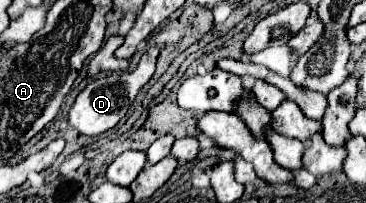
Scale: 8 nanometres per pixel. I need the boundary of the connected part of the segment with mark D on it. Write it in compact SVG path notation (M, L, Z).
M151 47L149 51L143 53L139 65L135 67L135 71L121 71L121 73L111 73L105 77L97 77L93 79L75 99L71 111L69 111L69 127L77 129L81 135L101 135L107 129L113 129L129 111L135 95L139 93L139 89L151 79L153 71L155 71L155 61L159 55L159 47Z

